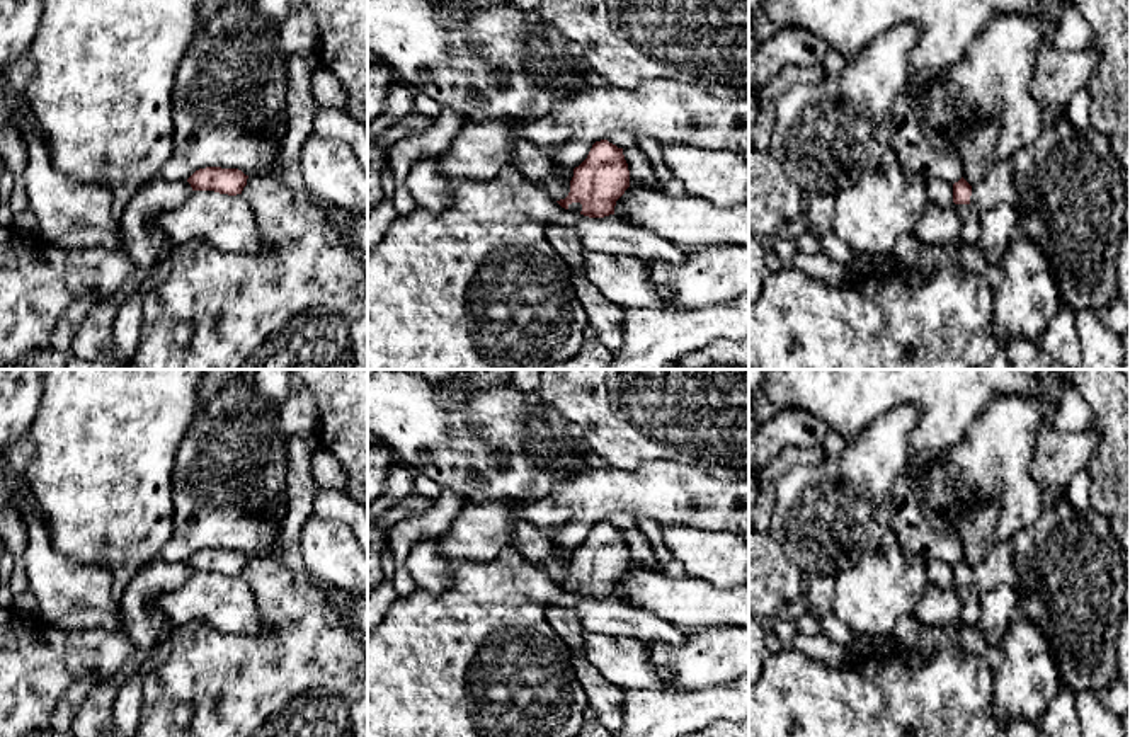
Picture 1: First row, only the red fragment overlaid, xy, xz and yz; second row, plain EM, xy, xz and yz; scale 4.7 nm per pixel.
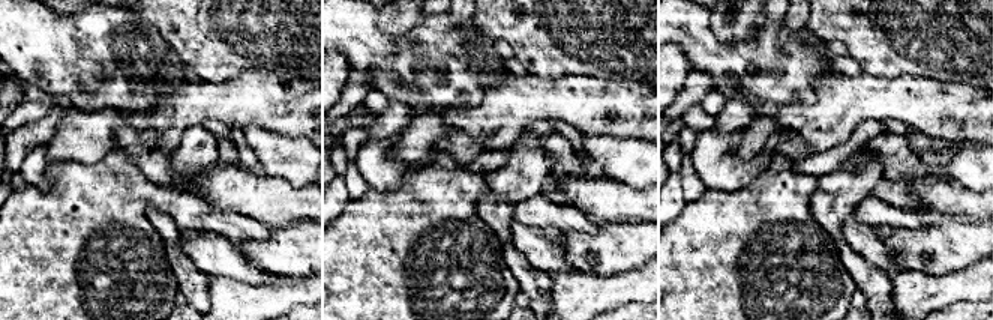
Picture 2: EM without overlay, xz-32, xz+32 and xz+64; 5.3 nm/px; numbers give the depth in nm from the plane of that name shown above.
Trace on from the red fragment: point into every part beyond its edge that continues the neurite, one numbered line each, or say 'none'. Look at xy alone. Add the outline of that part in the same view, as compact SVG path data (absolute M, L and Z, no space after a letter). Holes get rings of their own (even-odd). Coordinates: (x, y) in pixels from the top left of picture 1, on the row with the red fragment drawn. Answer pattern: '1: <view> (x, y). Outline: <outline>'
none

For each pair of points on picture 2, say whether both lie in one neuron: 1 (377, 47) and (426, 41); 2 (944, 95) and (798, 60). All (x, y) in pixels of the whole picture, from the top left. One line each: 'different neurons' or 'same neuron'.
1: same neuron
2: different neurons

